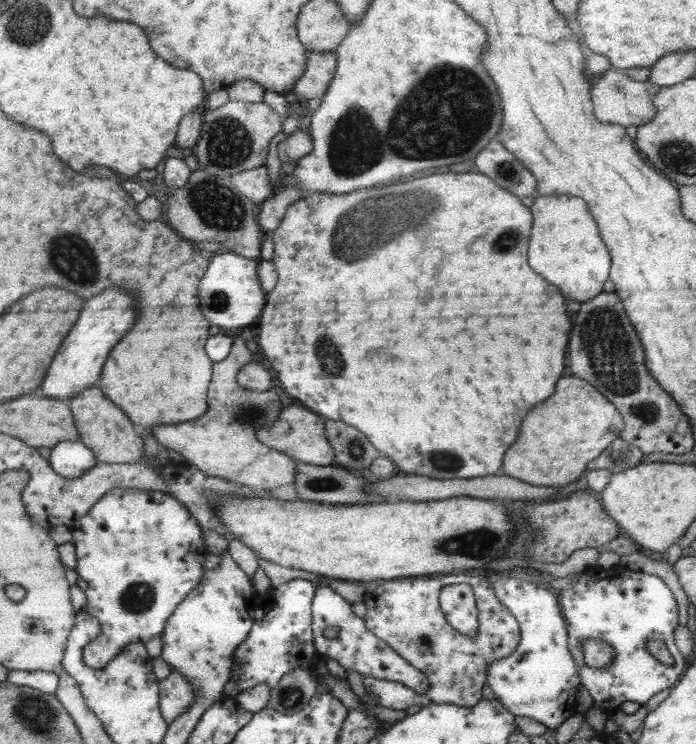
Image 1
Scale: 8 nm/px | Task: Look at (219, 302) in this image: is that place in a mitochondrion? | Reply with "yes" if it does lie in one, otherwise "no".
yes

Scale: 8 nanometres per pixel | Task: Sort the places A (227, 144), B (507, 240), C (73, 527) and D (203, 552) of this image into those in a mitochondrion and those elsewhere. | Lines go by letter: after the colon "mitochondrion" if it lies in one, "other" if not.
A: mitochondrion
B: mitochondrion
C: other
D: other

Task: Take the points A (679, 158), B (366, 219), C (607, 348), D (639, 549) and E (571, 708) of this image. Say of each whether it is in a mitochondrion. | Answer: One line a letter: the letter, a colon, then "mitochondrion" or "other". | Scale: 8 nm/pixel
A: mitochondrion
B: mitochondrion
C: mitochondrion
D: other
E: other

